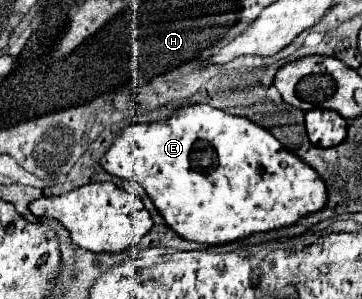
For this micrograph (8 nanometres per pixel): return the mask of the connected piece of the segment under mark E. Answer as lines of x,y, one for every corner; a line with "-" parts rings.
207,104
177,108
167,122
129,126
115,138
109,152
101,158
101,166
113,176
139,182
165,222
181,238
213,246
229,244
255,232
293,226
301,218
325,208
327,200
325,182
317,176
315,168
293,156
271,132
247,118
227,114

